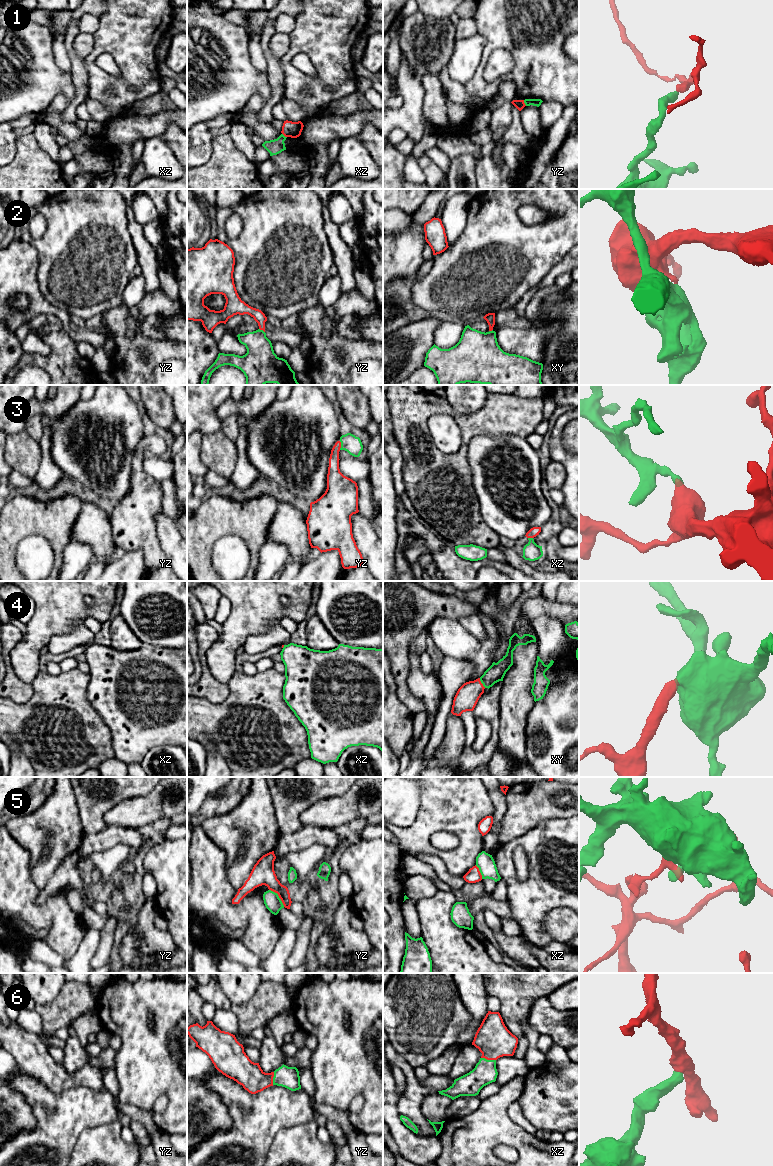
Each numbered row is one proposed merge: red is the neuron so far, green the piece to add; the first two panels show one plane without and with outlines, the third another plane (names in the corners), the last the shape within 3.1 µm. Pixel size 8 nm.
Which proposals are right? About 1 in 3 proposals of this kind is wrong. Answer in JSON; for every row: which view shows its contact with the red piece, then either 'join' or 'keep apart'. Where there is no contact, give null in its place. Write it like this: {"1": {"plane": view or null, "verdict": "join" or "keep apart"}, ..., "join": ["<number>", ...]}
{"1": {"plane": "yz", "verdict": "keep apart"}, "2": {"plane": "yz", "verdict": "keep apart"}, "3": {"plane": "yz", "verdict": "join"}, "4": {"plane": "xy", "verdict": "join"}, "5": {"plane": "yz", "verdict": "keep apart"}, "6": {"plane": "xz", "verdict": "join"}, "join": ["3", "4", "6"]}

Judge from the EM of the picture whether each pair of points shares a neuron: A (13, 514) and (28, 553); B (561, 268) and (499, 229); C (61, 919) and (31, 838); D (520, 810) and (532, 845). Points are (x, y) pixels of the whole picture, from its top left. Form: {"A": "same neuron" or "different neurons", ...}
{"A": "different neurons", "B": "different neurons", "C": "different neurons", "D": "different neurons"}

